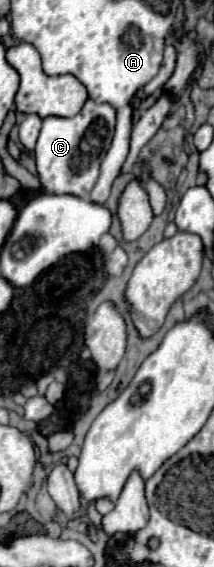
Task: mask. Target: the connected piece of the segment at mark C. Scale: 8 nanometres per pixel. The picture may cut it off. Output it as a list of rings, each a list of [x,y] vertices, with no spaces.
[[[87,100],[83,110],[73,118],[49,116],[43,120],[43,128],[35,148],[37,176],[45,194],[71,194],[85,198],[93,190],[99,178],[99,166],[111,146],[115,130],[115,108],[111,104],[97,104]]]

